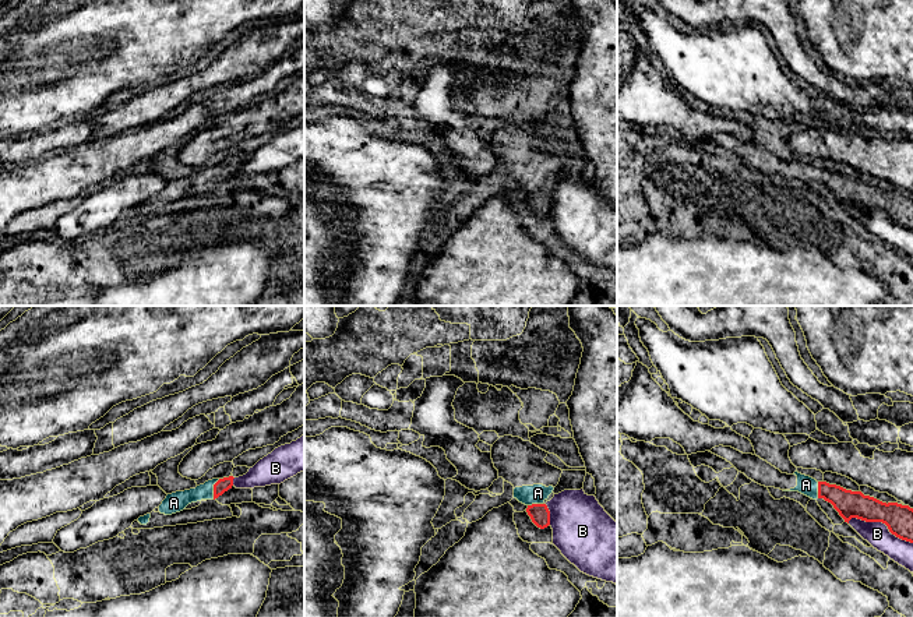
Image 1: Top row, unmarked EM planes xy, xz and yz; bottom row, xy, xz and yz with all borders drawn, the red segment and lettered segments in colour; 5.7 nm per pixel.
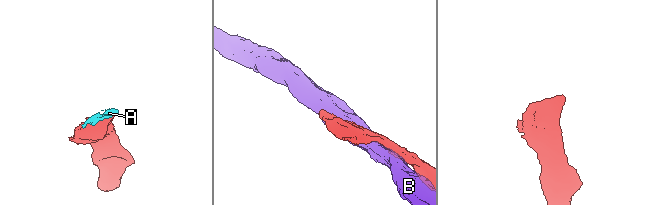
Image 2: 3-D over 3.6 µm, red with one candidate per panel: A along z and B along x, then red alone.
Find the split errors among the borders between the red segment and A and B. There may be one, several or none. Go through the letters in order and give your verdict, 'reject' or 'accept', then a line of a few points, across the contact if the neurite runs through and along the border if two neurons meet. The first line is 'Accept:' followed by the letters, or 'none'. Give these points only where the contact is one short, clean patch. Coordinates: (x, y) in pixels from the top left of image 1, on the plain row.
Accept: A
A: accept; line xy (222, 172), (214, 176), (173, 190)
B: reject

